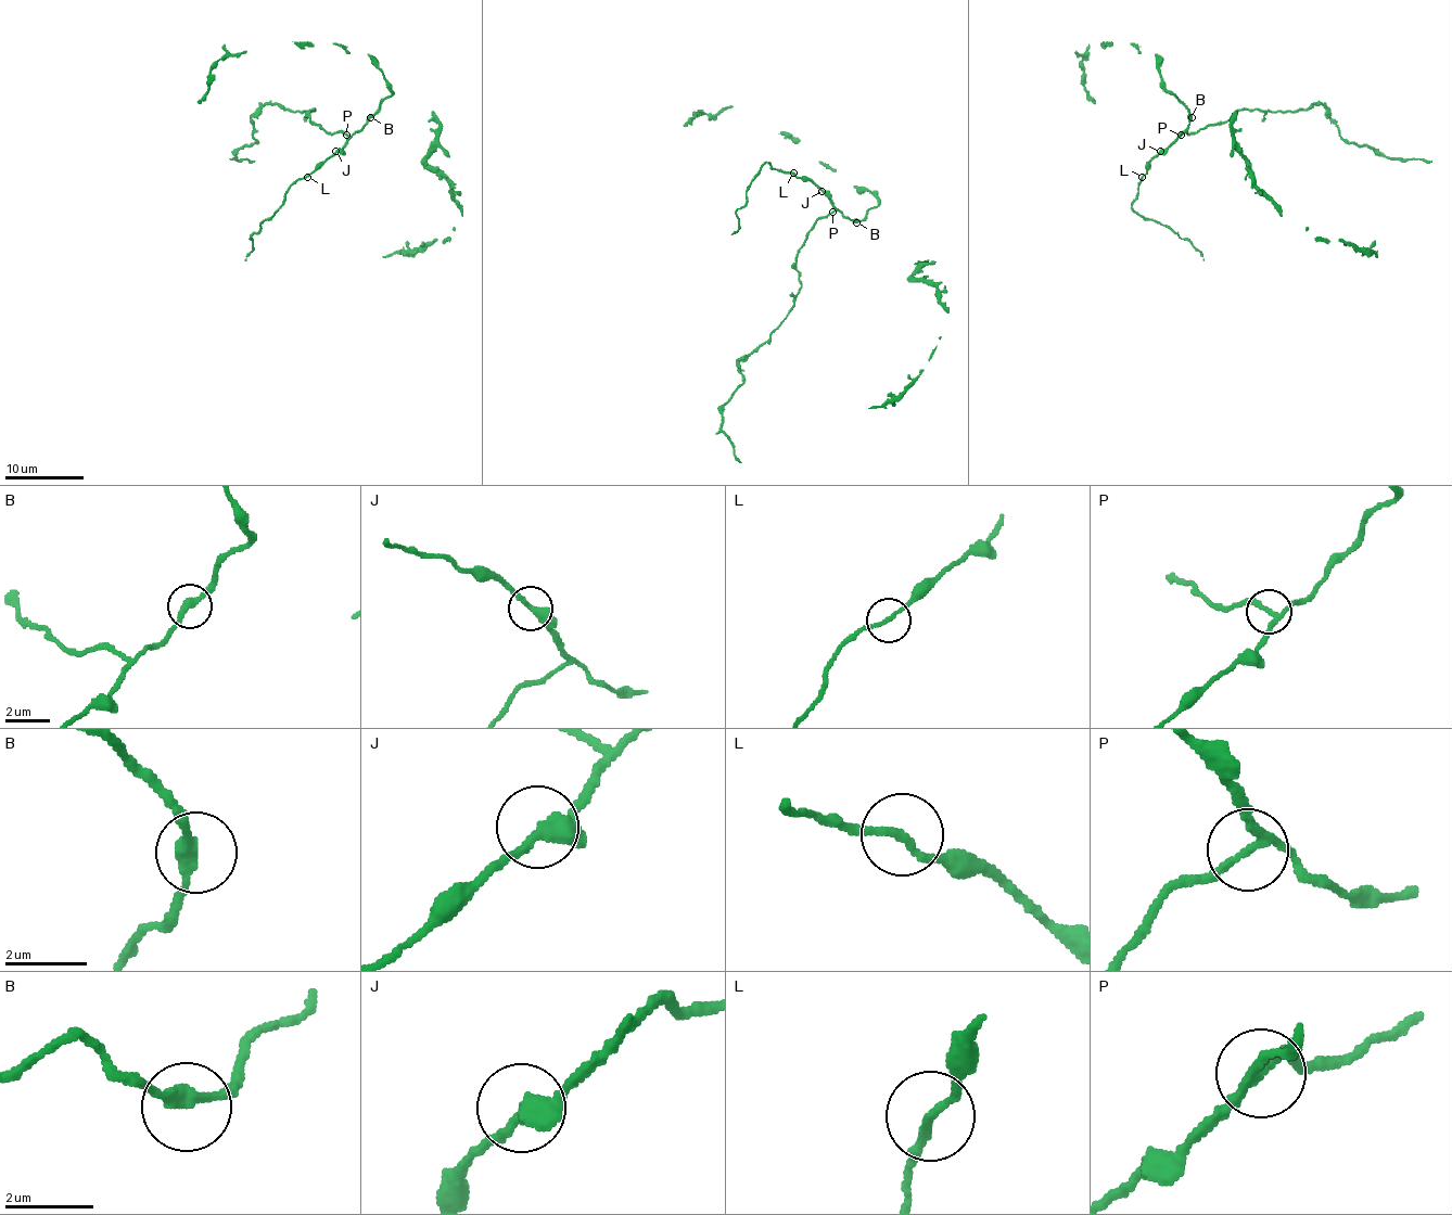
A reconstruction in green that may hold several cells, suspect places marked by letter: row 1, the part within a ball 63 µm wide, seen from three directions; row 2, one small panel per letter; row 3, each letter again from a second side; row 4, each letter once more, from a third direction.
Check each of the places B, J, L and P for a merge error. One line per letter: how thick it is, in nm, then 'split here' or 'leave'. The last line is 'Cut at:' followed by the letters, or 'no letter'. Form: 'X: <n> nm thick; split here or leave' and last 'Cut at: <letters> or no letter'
B: 320 nm thick; leave
J: 300 nm thick; leave
L: 170 nm thick; leave
P: 180 nm thick; split here
Cut at: P

